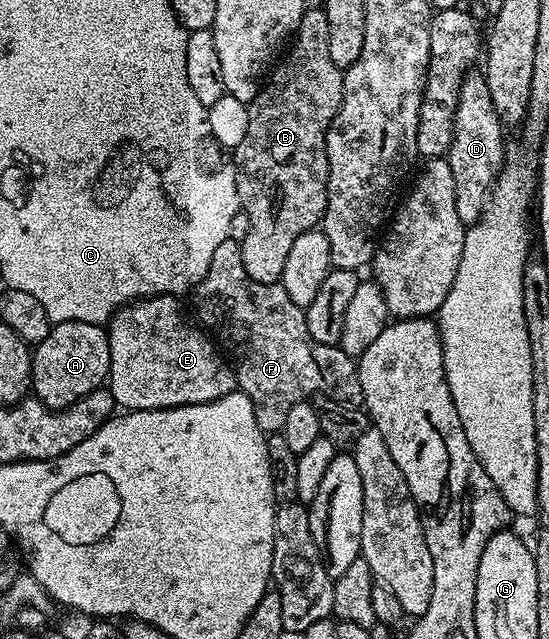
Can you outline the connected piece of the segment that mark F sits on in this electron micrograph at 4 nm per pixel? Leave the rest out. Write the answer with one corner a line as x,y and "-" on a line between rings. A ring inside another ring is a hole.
227,238
216,246
208,270
192,289
193,296
201,327
232,361
237,387
250,398
262,432
281,433
288,410
321,392
331,398
341,398
351,406
362,404
355,357
344,355
338,346
314,353
316,345
308,334
304,309
288,298
281,283
265,284
248,278
237,239

